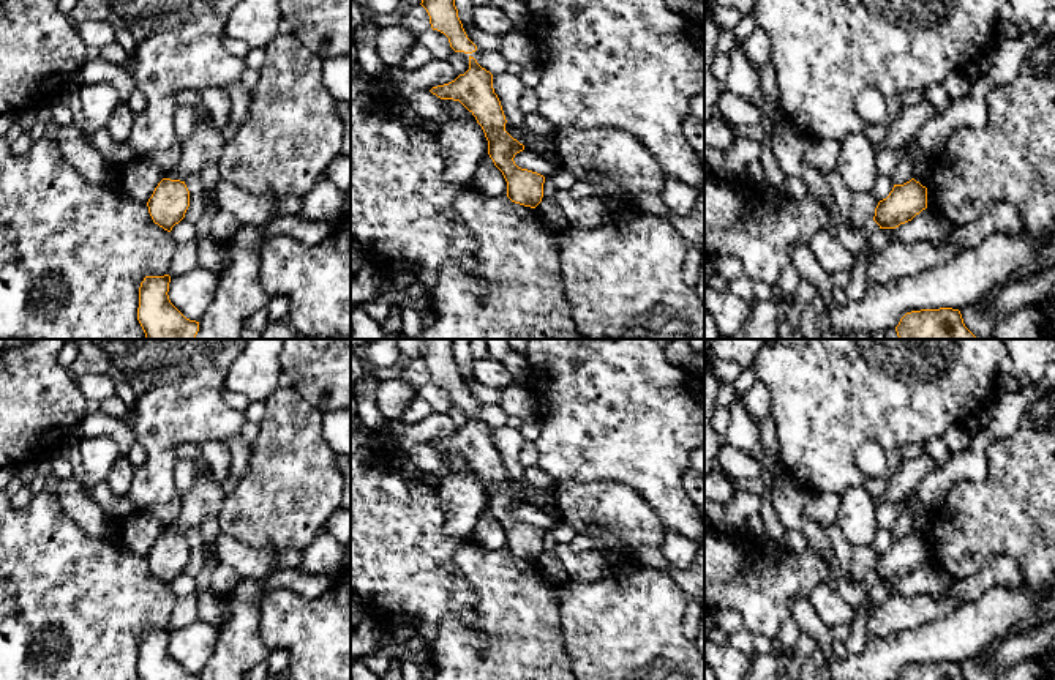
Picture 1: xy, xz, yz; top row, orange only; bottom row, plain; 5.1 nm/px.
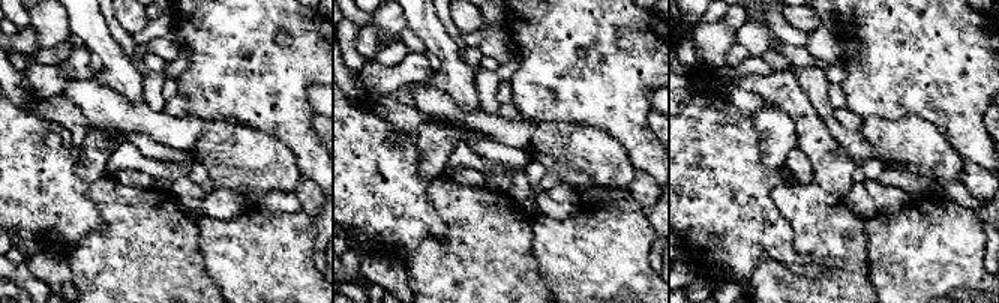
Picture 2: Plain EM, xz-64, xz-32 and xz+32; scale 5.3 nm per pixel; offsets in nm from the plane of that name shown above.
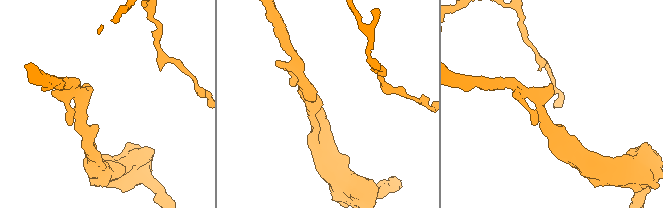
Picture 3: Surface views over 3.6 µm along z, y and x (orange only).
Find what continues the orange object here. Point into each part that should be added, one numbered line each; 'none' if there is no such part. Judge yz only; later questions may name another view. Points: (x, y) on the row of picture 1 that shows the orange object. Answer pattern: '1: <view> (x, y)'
none

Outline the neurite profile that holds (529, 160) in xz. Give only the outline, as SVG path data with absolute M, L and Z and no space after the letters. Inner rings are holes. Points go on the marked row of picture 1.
M524 148L523 151L516 153L513 158L515 164L521 169L528 169L543 175L545 178L551 178L558 170L556 166L543 159L535 151Z

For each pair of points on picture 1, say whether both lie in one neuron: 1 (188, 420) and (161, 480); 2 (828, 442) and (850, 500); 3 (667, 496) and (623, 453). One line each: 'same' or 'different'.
1: same
2: different
3: same

